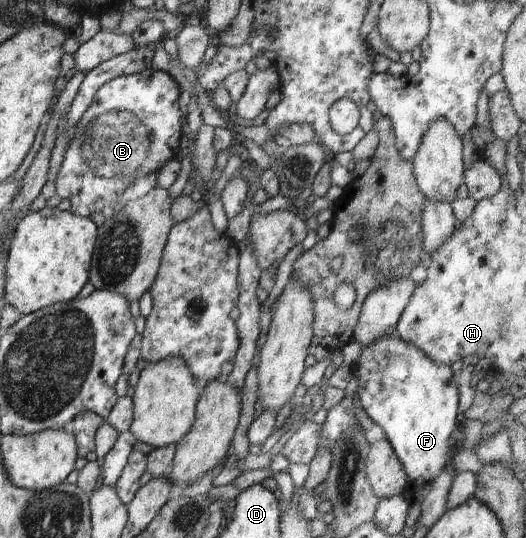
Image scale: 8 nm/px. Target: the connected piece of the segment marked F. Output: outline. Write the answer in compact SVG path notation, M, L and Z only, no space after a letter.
M395 334L379 337L372 343L362 346L362 353L353 367L357 369L353 373L358 379L355 397L359 397L360 405L368 417L382 427L385 438L390 442L404 467L408 481L402 495L410 502L416 491L428 489L433 479L452 459L452 455L448 454L450 450L448 439L462 421L458 414L459 392L456 387L456 376L452 373L451 366L436 363L436 360L430 359L420 348Z

